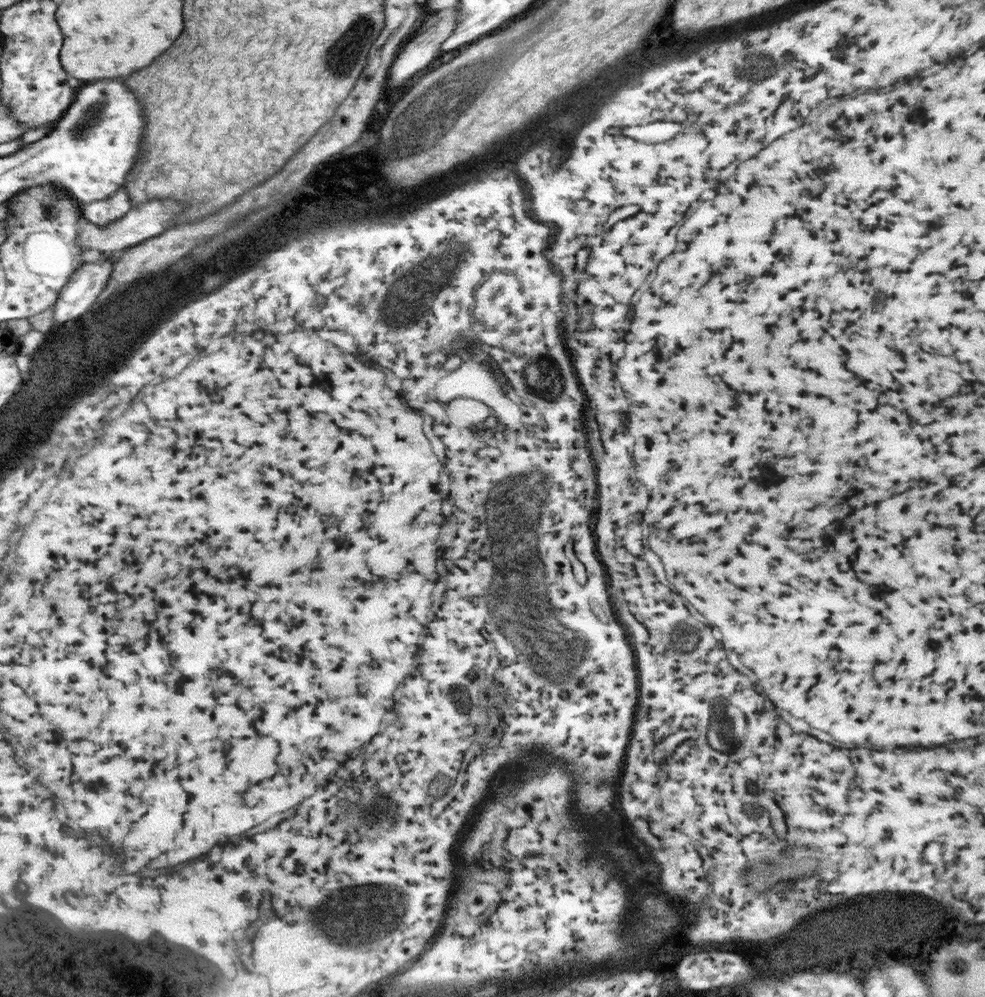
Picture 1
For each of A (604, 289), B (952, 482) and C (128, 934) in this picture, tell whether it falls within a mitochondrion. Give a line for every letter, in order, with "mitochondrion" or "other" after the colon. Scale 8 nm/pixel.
A: other
B: other
C: mitochondrion

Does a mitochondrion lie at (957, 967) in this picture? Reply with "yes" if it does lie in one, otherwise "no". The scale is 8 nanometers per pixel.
no

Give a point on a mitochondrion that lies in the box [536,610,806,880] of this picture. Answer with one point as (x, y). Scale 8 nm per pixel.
(686, 637)

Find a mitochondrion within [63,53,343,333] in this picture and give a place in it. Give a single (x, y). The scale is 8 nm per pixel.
(82, 131)

